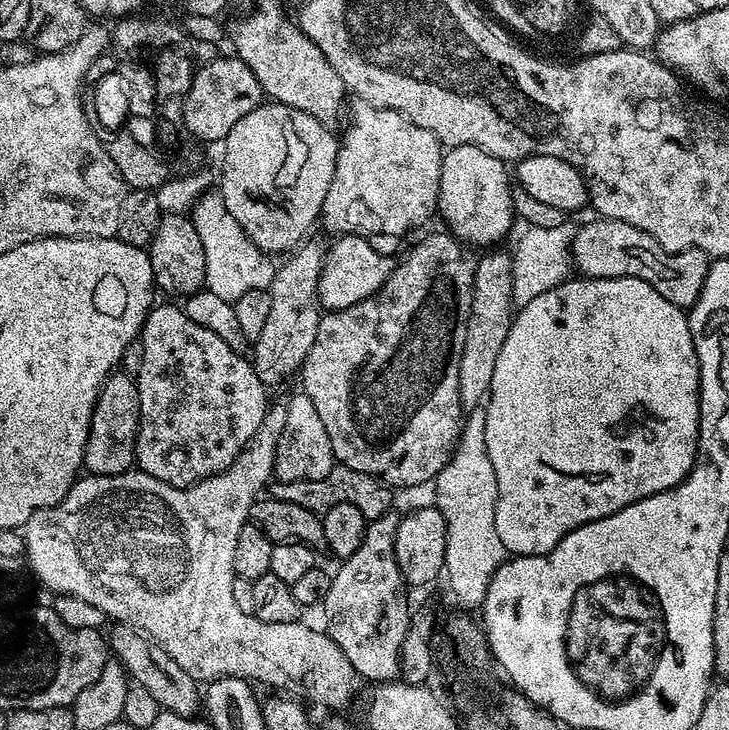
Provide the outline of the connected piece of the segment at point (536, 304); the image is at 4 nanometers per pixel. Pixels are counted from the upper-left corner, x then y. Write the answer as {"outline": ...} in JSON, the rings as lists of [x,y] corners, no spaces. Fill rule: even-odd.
{"outline":[[[569,278],[565,280],[564,283],[554,286],[554,290],[546,290],[546,294],[538,294],[538,298],[534,298],[529,304],[523,305],[515,313],[510,326],[510,334],[506,334],[506,342],[502,342],[502,350],[498,353],[498,362],[494,366],[494,378],[490,382],[484,413],[486,414],[486,450],[490,462],[494,466],[494,478],[498,482],[498,498],[494,510],[494,526],[498,529],[498,538],[502,538],[505,553],[512,556],[541,556],[546,554],[550,550],[554,550],[554,546],[558,546],[558,542],[562,542],[562,538],[566,538],[566,534],[578,530],[578,526],[586,526],[590,522],[601,520],[610,514],[618,514],[618,510],[622,510],[642,498],[678,486],[688,477],[688,471],[696,463],[696,444],[700,441],[700,367],[698,366],[698,358],[694,350],[694,342],[690,334],[685,309],[666,302],[666,298],[662,298],[662,294],[658,294],[658,290],[654,290],[654,286],[650,286],[638,278],[594,278],[593,280]]]}

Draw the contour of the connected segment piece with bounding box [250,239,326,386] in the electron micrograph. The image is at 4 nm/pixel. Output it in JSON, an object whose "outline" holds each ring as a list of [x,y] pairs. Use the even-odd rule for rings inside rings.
{"outline":[[[311,240],[301,243],[287,257],[289,260],[277,267],[274,274],[270,289],[270,315],[266,318],[266,327],[262,334],[258,334],[254,341],[256,353],[251,353],[250,356],[252,366],[265,386],[280,384],[290,375],[293,377],[304,365],[306,354],[310,354],[310,346],[314,346],[314,334],[318,334],[322,309],[316,288],[320,285],[326,248],[318,241]]]}

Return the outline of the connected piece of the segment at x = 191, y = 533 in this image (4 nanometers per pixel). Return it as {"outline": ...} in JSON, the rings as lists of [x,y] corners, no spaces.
{"outline":[[[273,403],[269,407],[268,413],[262,418],[262,426],[258,426],[258,430],[252,435],[250,442],[240,451],[238,458],[234,458],[232,465],[216,476],[199,480],[197,484],[191,484],[189,488],[175,488],[166,482],[158,482],[158,478],[150,478],[150,474],[139,470],[129,470],[117,476],[88,474],[77,479],[62,502],[58,502],[52,508],[38,510],[25,522],[22,535],[27,571],[31,575],[33,572],[37,582],[45,584],[52,591],[52,594],[73,596],[82,602],[90,602],[90,606],[102,610],[109,621],[116,624],[127,624],[129,628],[144,633],[159,648],[166,650],[166,654],[170,654],[170,658],[174,658],[174,662],[178,662],[178,666],[182,666],[182,670],[186,670],[186,674],[190,674],[190,678],[194,678],[197,682],[217,680],[219,676],[240,676],[243,680],[255,682],[257,685],[259,685],[258,683],[269,684],[272,690],[279,690],[289,697],[299,698],[304,702],[313,700],[314,703],[321,704],[324,708],[332,708],[328,710],[340,710],[336,708],[351,702],[352,695],[356,692],[358,677],[354,666],[350,666],[350,662],[344,657],[342,650],[338,650],[338,646],[328,637],[327,632],[319,627],[316,627],[317,629],[311,628],[310,625],[304,624],[305,622],[294,624],[290,622],[282,622],[281,624],[262,622],[252,613],[238,610],[238,605],[234,602],[232,590],[234,546],[238,546],[238,534],[242,534],[242,526],[249,523],[250,506],[258,499],[258,494],[263,493],[269,487],[270,481],[273,479],[276,471],[278,438],[282,438],[282,429],[286,426],[287,410],[287,403]]]}

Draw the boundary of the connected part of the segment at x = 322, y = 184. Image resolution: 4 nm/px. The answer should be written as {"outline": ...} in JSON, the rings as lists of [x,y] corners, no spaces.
{"outline":[[[265,102],[250,110],[250,114],[239,120],[222,141],[224,165],[218,168],[218,191],[226,202],[226,210],[234,214],[234,222],[238,222],[238,226],[242,226],[264,252],[277,254],[295,249],[309,235],[307,232],[312,223],[315,225],[319,221],[322,202],[326,202],[326,190],[330,190],[336,165],[338,140],[335,135],[332,137],[332,131],[329,125],[318,122],[302,110]]]}

